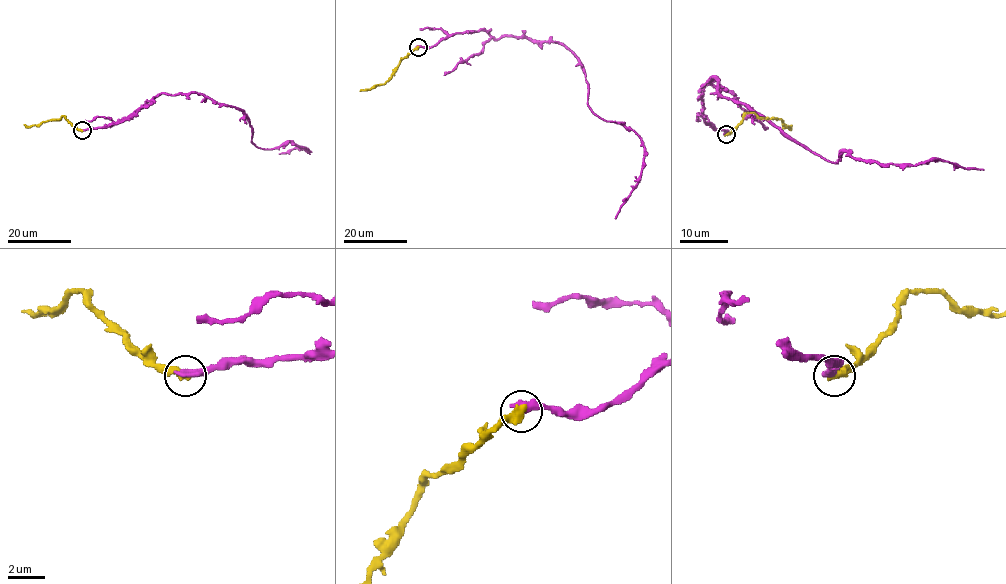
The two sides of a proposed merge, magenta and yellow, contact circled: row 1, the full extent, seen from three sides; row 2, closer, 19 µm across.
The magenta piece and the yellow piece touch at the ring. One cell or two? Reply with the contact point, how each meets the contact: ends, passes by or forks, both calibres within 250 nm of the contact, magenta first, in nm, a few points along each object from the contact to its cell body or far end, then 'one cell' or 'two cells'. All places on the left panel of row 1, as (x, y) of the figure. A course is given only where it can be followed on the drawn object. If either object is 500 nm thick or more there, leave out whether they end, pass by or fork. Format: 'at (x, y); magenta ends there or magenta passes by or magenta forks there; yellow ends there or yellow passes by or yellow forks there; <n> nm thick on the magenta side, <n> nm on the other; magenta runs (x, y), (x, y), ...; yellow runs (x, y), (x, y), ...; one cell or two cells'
at (82, 130); magenta ends there; yellow ends there; 460 nm thick on the magenta side, 480 nm on the other; magenta runs (82, 130), (130, 119), (161, 93), (200, 93), (246, 116), (256, 146), (288, 142), (308, 149), (279, 154); yellow runs (82, 130), (63, 116), (28, 126), (24, 124); two cells

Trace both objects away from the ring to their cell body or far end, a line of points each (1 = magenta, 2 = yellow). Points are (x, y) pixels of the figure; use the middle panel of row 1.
1: (418, 47), (482, 30), (563, 43), (582, 66), (592, 111), (629, 128), (644, 148), (640, 181), (615, 218)
2: (418, 47), (400, 60), (384, 83), (360, 91)

